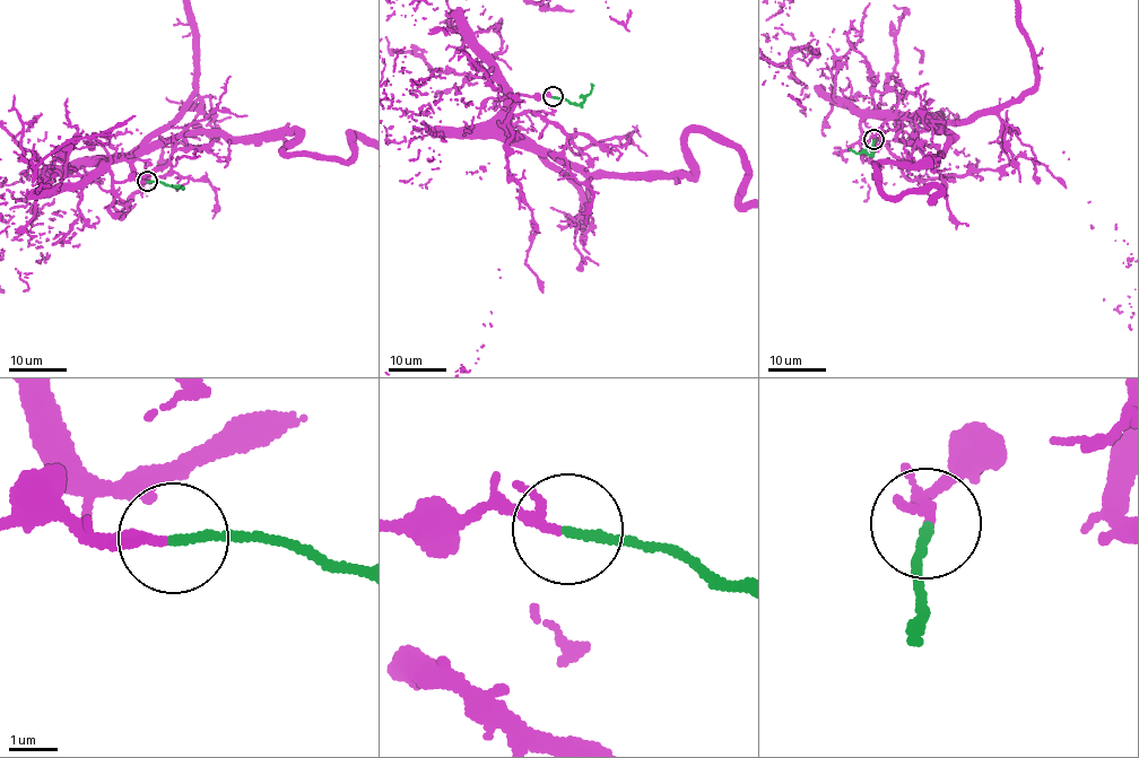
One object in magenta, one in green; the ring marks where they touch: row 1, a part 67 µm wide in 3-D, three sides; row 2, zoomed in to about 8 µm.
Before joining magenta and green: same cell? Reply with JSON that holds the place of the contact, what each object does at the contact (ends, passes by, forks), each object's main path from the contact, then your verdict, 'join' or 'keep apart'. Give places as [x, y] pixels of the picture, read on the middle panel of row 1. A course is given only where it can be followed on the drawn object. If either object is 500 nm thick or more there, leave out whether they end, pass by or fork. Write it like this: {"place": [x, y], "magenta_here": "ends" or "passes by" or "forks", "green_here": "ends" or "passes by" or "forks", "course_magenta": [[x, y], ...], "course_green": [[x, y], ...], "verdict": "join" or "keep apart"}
{"place": [553, 96], "magenta_here": "passes by", "green_here": "ends", "course_green": [[553, 97], [581, 104], [592, 89], [591, 83]], "verdict": "join"}

